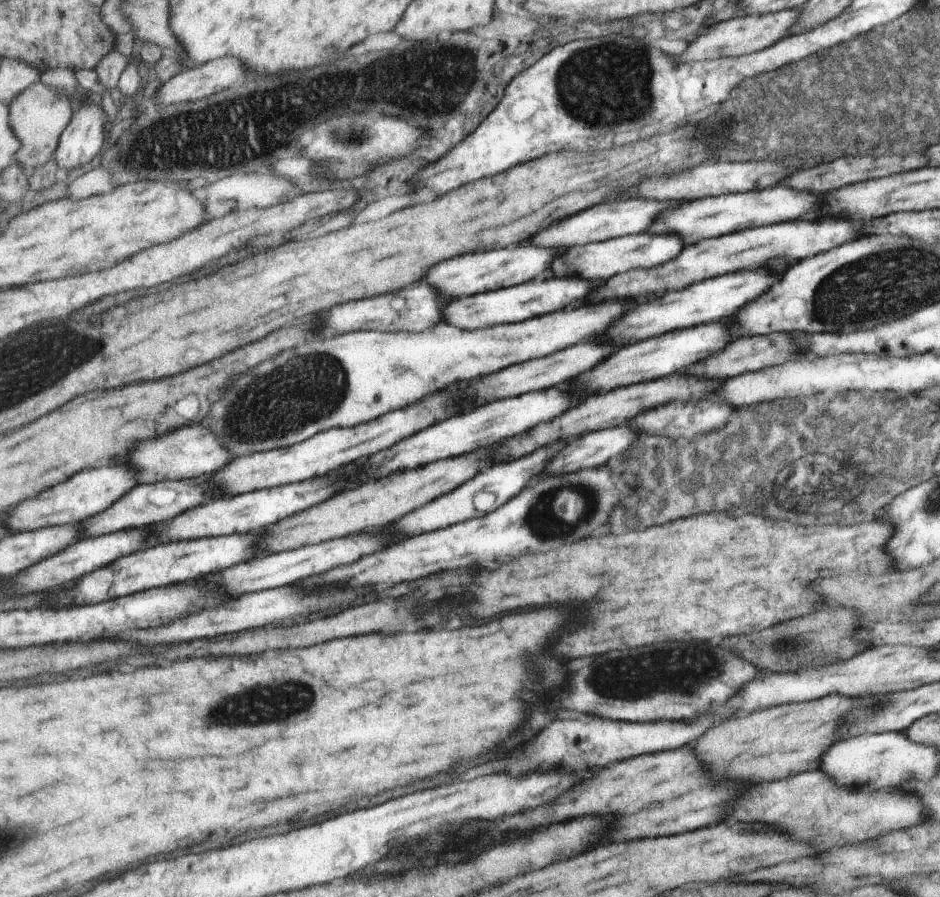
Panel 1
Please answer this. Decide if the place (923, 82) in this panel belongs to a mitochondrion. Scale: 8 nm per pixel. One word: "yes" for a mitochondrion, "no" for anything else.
yes

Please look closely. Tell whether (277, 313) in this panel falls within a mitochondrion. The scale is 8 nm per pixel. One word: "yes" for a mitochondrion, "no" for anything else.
no

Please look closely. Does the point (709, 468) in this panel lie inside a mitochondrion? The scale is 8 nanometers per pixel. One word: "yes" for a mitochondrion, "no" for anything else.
yes

